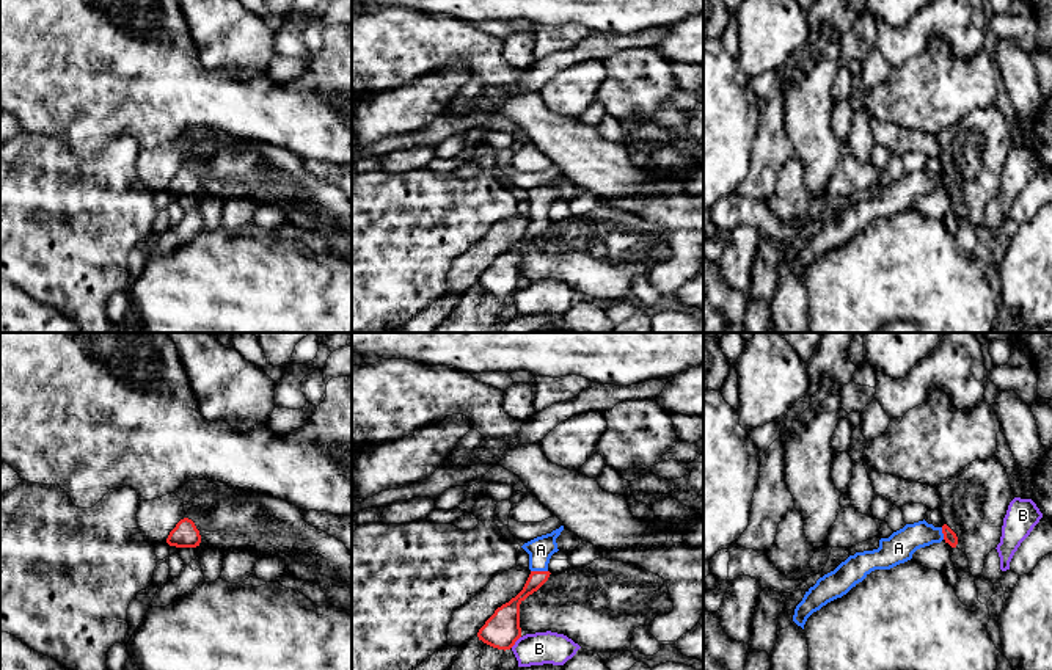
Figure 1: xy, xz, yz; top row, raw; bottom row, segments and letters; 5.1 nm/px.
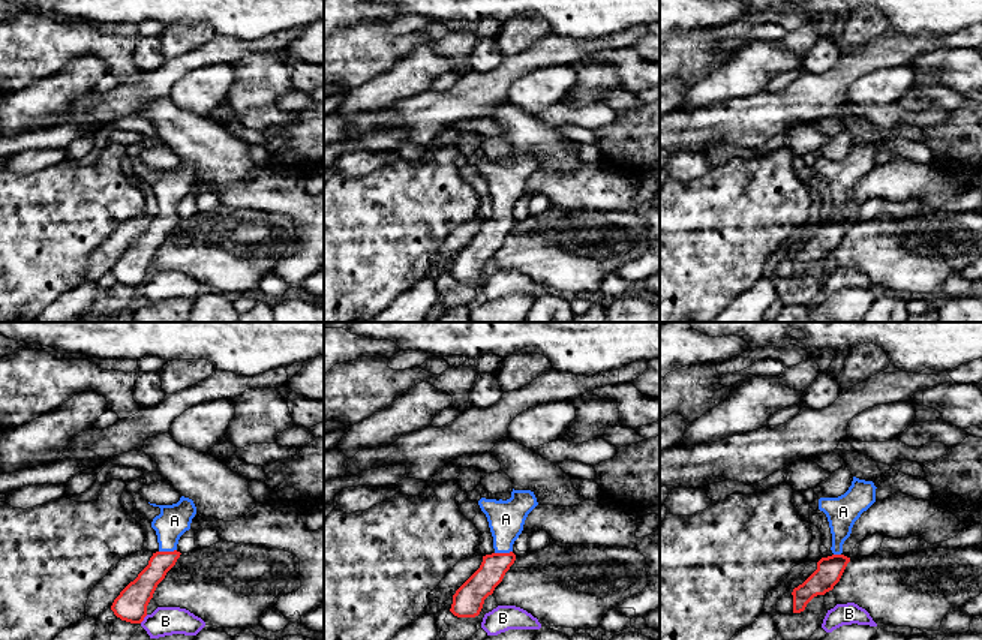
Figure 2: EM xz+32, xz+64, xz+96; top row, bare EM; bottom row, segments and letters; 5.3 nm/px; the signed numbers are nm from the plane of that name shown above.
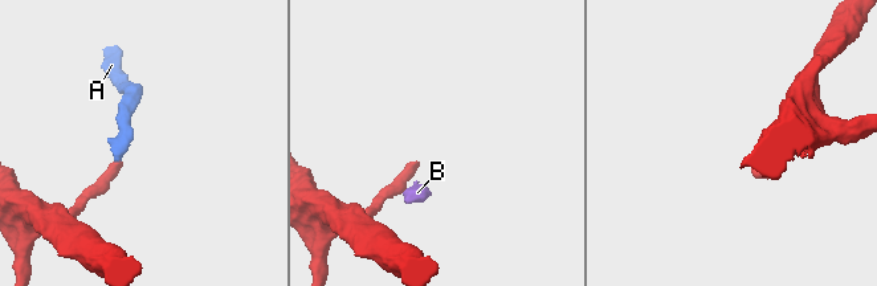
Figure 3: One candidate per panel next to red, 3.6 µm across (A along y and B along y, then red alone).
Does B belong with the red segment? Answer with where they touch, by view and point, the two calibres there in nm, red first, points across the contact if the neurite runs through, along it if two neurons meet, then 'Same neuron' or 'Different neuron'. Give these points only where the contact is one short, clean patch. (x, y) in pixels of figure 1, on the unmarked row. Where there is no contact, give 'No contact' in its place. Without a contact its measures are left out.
Touches red at xz (515, 289). Thickness 180 nm (red) against 170 nm. Boundary: xz (520, 284), (511, 295). Different neuron

